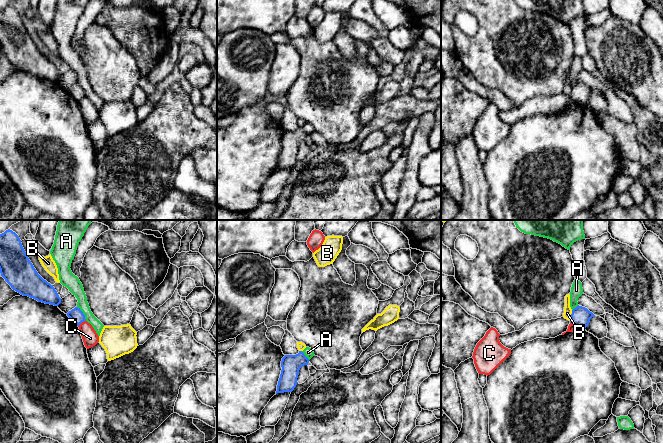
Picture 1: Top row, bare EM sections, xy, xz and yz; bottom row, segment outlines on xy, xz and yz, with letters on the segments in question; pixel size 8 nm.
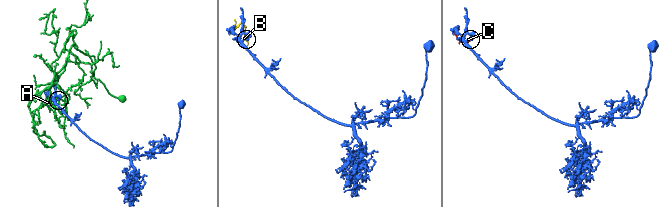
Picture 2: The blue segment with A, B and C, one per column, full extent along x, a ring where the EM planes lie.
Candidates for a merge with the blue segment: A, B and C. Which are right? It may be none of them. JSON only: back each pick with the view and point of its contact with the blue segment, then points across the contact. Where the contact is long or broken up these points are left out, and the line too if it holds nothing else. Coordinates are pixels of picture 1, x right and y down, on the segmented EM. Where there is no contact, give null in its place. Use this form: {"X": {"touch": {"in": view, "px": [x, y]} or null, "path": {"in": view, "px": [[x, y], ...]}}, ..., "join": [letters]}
{"join": []}

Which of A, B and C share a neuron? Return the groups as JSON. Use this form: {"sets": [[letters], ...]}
{"sets": [["A"], ["B"], ["C"]]}

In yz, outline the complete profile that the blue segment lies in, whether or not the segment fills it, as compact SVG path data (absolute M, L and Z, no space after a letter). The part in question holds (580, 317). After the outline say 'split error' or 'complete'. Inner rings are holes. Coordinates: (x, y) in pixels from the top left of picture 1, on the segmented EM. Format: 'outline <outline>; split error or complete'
outline M578 305L572 310L570 323L580 329L585 329L589 325L590 319L594 316L587 308Z; complete

